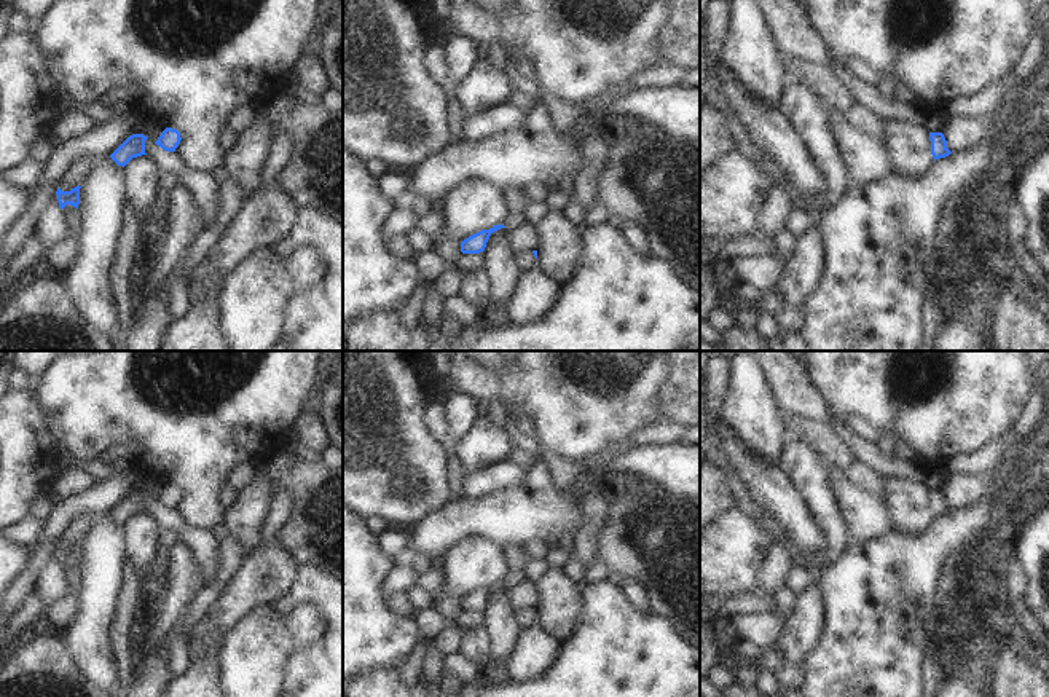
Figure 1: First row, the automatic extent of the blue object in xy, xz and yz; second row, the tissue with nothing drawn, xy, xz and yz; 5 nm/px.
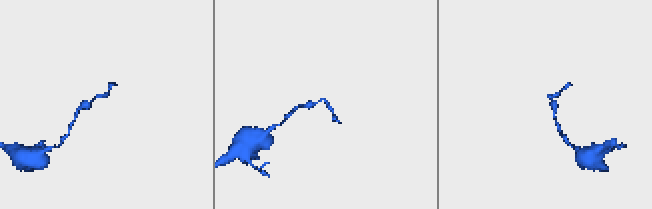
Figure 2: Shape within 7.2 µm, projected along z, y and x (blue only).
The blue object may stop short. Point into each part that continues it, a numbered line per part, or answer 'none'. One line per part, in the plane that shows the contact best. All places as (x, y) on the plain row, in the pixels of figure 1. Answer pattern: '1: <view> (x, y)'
none

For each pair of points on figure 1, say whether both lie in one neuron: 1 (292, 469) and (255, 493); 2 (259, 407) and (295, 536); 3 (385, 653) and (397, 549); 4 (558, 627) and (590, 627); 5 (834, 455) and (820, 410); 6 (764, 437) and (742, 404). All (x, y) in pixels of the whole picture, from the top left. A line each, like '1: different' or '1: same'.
1: different
2: different
3: different
4: different
5: different
6: same

